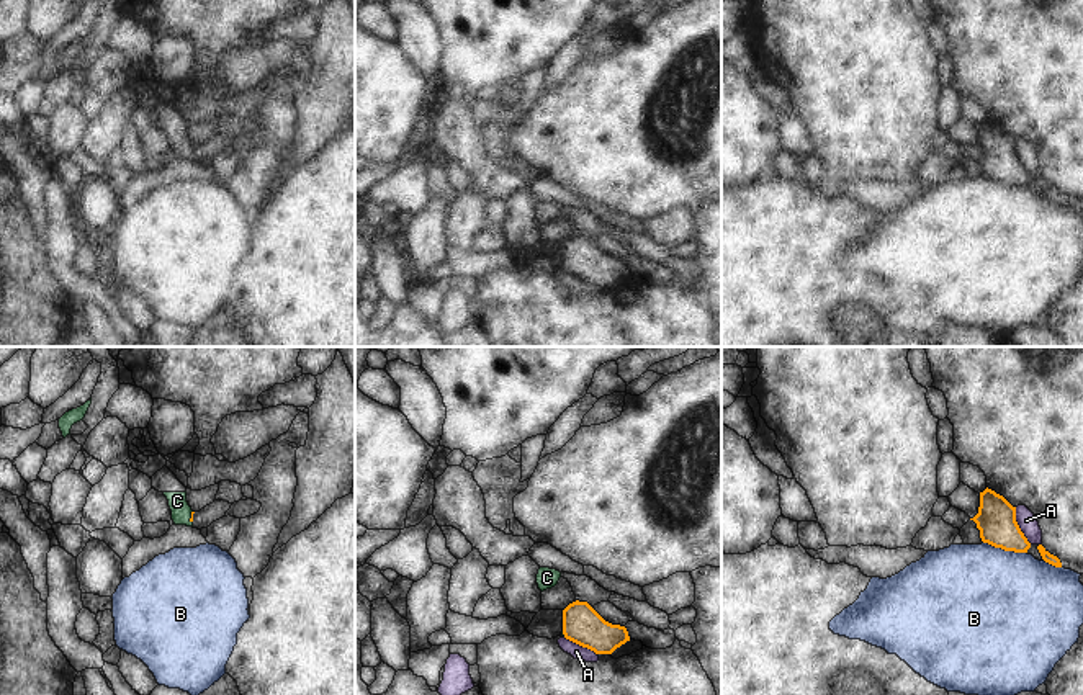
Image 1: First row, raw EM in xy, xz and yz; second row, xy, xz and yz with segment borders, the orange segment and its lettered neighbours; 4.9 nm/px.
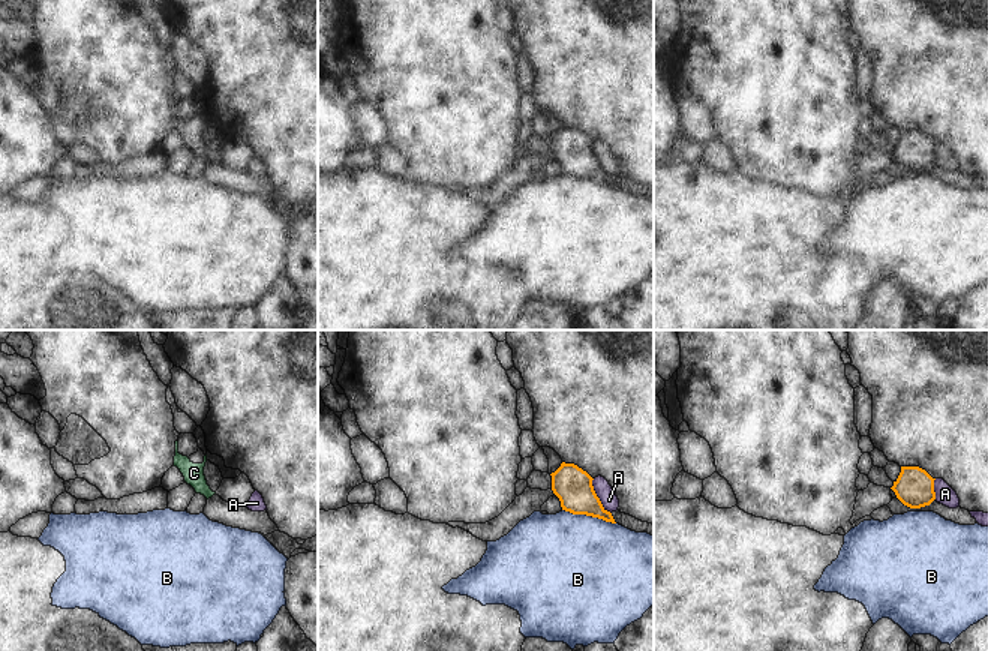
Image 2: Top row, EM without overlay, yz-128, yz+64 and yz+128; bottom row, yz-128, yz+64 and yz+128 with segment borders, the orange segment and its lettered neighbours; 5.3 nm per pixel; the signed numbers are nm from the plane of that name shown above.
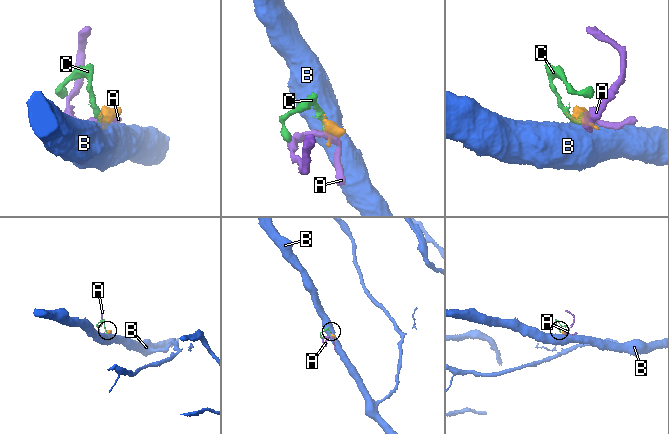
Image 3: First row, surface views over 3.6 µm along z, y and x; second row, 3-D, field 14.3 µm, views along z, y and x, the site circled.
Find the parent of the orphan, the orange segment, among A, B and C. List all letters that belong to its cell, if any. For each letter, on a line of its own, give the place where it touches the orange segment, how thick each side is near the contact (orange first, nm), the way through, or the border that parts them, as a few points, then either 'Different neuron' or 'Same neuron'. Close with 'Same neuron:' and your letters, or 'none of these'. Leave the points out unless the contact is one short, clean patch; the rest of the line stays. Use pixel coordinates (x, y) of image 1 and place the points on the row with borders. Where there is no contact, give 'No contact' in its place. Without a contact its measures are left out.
A: Touches orange at yz (1018, 525). Thickness 190 nm (orange) against 90 nm. Boundary: yz (1015, 507), (1015, 520), (1031, 543). Different neuron
B: Touches orange at yz (1005, 550). Thickness 190 nm (orange) against 500 nm. Boundary: yz (984, 542), (1026, 553). Different neuron
C: Touches orange at xy (192, 517). Thickness 20 nm (orange) against 100 nm. Path across: xy (192, 512), (192, 517), (177, 501). Same neuron
Same neuron: C.

